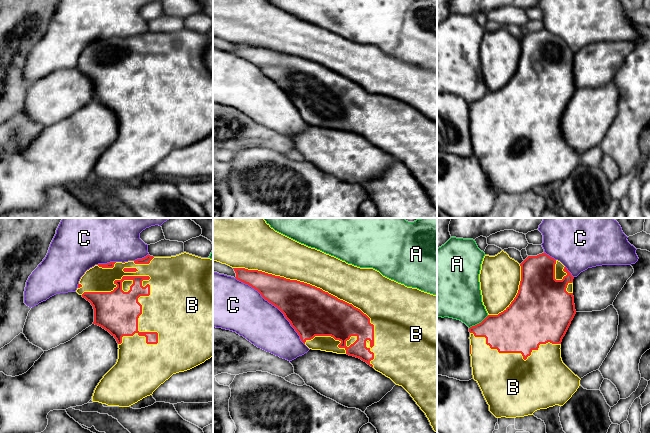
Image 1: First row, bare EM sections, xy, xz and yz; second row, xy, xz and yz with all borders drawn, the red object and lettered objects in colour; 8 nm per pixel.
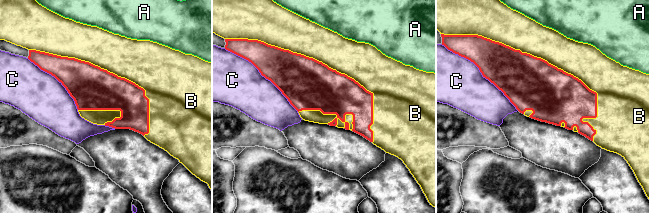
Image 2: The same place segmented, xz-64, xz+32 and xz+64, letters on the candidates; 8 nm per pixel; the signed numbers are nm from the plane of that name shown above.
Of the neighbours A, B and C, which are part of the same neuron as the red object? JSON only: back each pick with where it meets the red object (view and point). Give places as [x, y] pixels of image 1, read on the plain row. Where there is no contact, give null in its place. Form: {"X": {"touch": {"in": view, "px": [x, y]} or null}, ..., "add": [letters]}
{"C": {"touch": {"in": "xz", "px": [274, 81]}}, "add": ["C"]}

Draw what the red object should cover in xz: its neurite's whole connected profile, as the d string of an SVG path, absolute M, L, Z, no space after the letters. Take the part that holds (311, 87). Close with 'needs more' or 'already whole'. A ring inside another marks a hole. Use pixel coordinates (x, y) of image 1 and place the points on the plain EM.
M233 45L236 49L235 54L213 47L213 103L236 108L258 124L288 137L292 137L310 126L305 121L307 116L311 116L315 112L331 112L341 118L338 123L344 124L347 131L359 134L373 143L370 137L374 135L374 129L370 125L374 122L374 101L360 85L304 58L258 46ZM351 112L356 112L357 116L347 123L346 117Z; needs more

